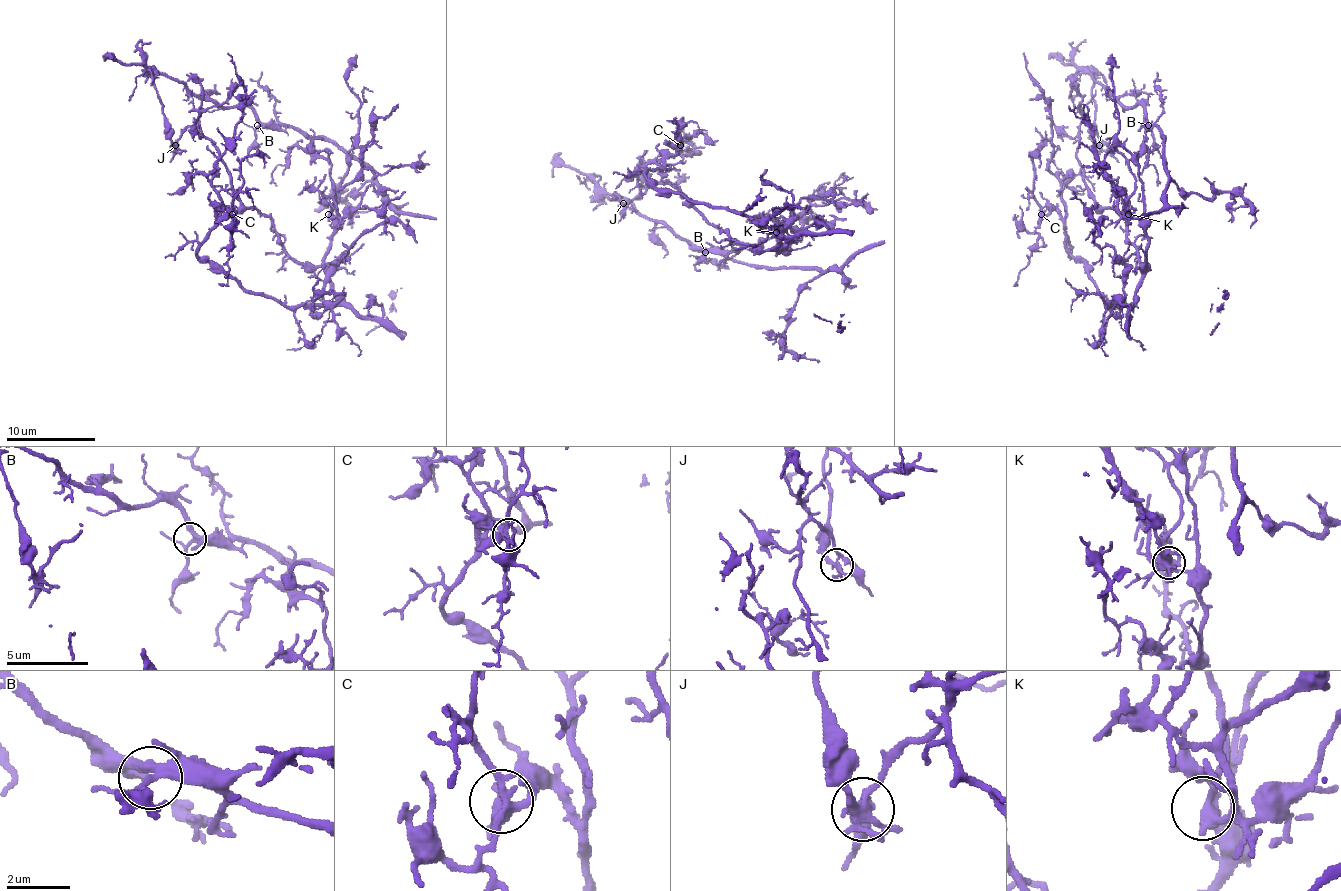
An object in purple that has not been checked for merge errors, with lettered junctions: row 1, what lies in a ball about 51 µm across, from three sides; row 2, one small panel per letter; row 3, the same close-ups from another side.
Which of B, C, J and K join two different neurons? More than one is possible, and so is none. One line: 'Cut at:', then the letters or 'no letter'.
Cut at: J

